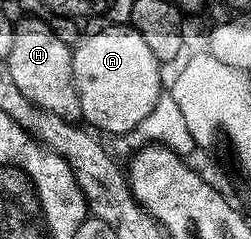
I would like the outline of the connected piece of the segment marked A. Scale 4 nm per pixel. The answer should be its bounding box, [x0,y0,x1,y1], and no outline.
[72,26,164,134]

